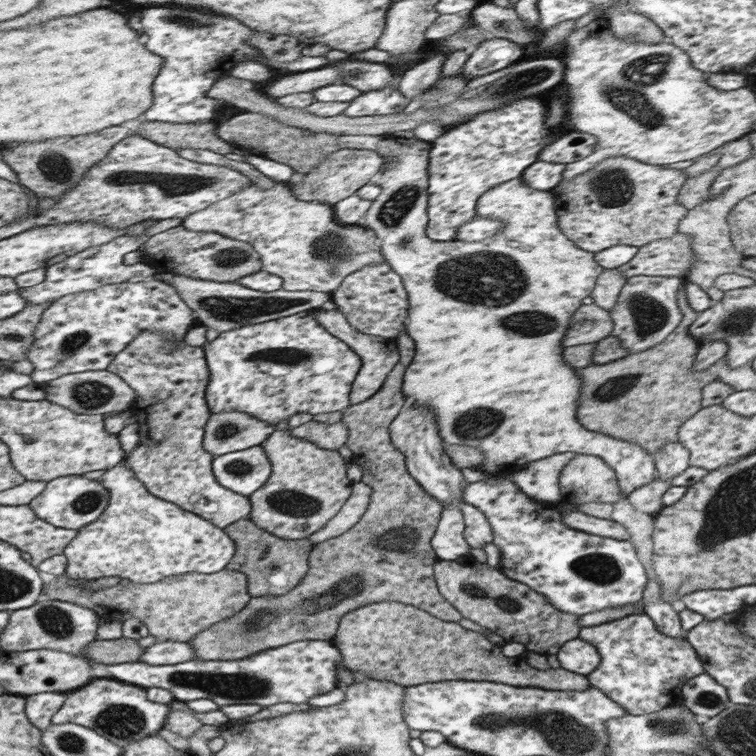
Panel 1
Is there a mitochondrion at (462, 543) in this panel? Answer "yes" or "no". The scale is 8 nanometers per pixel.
no

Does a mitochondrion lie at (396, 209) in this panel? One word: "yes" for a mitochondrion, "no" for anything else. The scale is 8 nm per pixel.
yes

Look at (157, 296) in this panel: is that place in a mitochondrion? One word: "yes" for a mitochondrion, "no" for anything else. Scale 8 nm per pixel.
no

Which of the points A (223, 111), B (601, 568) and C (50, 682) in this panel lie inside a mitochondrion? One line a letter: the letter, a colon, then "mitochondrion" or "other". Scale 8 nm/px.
A: other
B: mitochondrion
C: other

